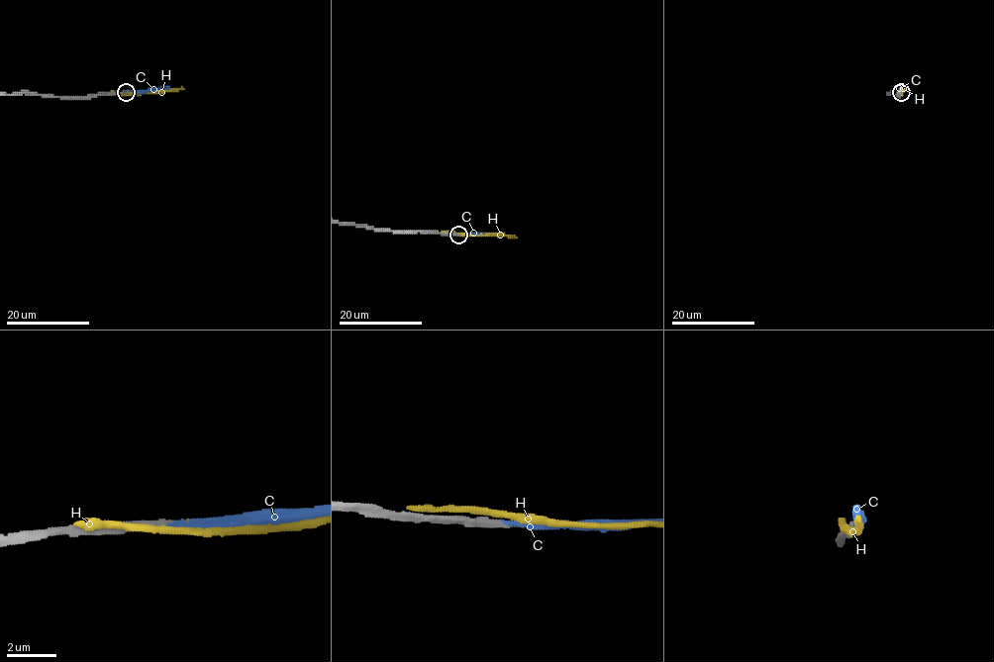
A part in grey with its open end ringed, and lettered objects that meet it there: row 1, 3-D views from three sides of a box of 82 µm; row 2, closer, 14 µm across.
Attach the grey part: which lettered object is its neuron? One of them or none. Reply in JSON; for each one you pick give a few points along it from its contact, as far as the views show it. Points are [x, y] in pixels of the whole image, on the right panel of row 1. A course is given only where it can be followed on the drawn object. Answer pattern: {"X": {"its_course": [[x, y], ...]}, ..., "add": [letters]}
{"add": ["C"]}

